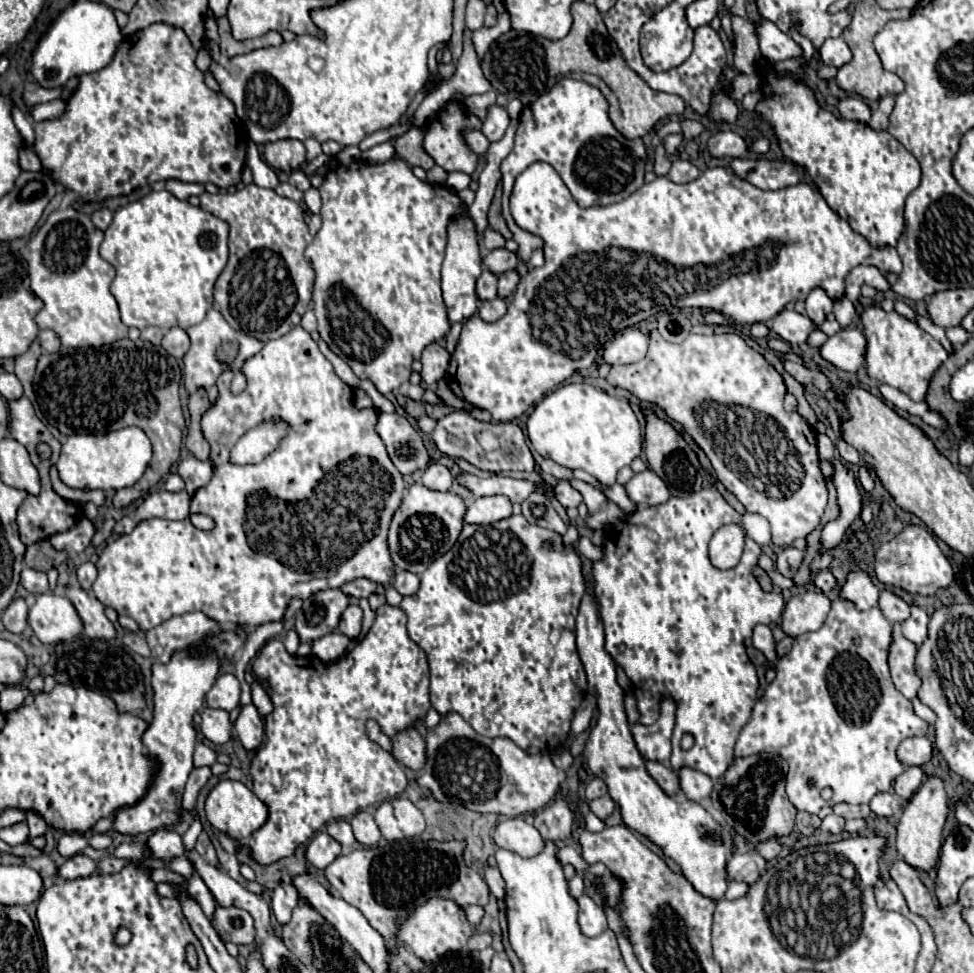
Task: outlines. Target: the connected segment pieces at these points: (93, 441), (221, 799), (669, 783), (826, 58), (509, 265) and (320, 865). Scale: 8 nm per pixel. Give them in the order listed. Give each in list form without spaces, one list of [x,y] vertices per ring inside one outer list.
[[[125,427],[107,435],[71,435],[67,437],[57,461],[59,477],[75,489],[123,489],[139,481],[151,461],[151,441],[139,427]]]
[[[223,779],[223,781],[215,783],[211,787],[211,791],[207,793],[205,815],[207,815],[207,821],[215,829],[231,835],[233,839],[239,839],[241,843],[245,843],[253,835],[253,831],[257,831],[267,821],[267,805],[253,791],[249,791],[243,783]]]
[[[647,761],[647,771],[659,783],[659,787],[663,787],[663,791],[667,791],[667,795],[675,795],[679,791],[677,771],[667,769],[665,765],[655,763],[655,761]]]
[[[835,37],[835,39],[827,39],[821,49],[821,59],[825,65],[831,65],[831,67],[841,67],[845,63],[851,61],[851,51],[847,47],[847,43],[841,39],[841,37]]]
[[[495,249],[495,251],[489,251],[483,259],[483,263],[487,265],[487,269],[495,275],[499,273],[505,273],[505,271],[511,271],[511,269],[517,269],[517,255],[507,251],[507,249]]]
[[[319,831],[305,849],[305,859],[315,869],[325,869],[327,863],[331,863],[335,857],[341,855],[341,845],[331,839],[325,831]]]

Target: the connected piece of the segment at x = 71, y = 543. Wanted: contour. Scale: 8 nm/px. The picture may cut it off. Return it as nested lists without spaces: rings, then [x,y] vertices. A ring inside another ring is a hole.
[[[83,517],[71,531],[63,531],[63,533],[57,533],[53,537],[49,537],[49,543],[57,549],[57,551],[75,551],[75,553],[81,553],[89,543],[91,543],[91,537],[95,535],[95,525]]]

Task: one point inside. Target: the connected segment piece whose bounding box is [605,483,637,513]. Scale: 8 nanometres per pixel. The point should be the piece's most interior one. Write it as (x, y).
(616, 493)

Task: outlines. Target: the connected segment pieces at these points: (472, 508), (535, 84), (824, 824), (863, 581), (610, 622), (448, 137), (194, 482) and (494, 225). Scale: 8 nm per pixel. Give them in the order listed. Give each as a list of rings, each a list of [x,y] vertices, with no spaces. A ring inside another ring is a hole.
[[[491,495],[491,497],[479,497],[469,505],[465,523],[477,523],[477,525],[489,525],[495,521],[501,521],[505,517],[511,517],[511,501],[505,495]]]
[[[575,1],[571,5],[571,15],[571,31],[559,41],[511,29],[491,43],[489,51],[481,59],[481,69],[499,95],[507,99],[515,97],[523,105],[531,105],[539,95],[543,95],[543,91],[549,91],[563,77],[585,81],[603,93],[609,103],[611,123],[627,139],[643,137],[659,119],[683,113],[685,101],[679,99],[679,95],[653,91],[635,71],[627,67],[627,63],[623,63],[623,57],[619,55],[615,41],[607,35],[603,17],[595,5]]]
[[[831,813],[827,815],[823,821],[821,821],[821,831],[829,831],[829,833],[841,833],[843,831],[843,825],[845,825],[845,819]]]
[[[857,569],[857,571],[849,571],[843,587],[839,589],[839,597],[851,601],[859,611],[867,611],[877,605],[879,589],[865,571]]]
[[[715,487],[701,489],[689,497],[671,497],[667,503],[635,511],[621,523],[621,527],[611,529],[605,541],[605,557],[593,565],[595,597],[605,627],[605,651],[633,683],[633,695],[641,713],[639,723],[655,723],[659,717],[659,699],[663,695],[675,699],[677,721],[671,737],[671,767],[697,769],[713,781],[727,771],[733,759],[735,739],[757,701],[759,677],[755,665],[745,653],[743,639],[751,637],[755,625],[775,623],[785,607],[783,595],[765,593],[753,575],[753,567],[763,553],[755,541],[745,541],[743,557],[733,569],[721,571],[711,565],[707,545],[713,531],[725,523],[739,523],[739,517],[741,515]],[[685,733],[695,739],[689,751],[681,749],[681,737]]]
[[[449,101],[439,111],[439,115],[431,123],[427,123],[427,135],[423,139],[423,147],[435,159],[435,163],[439,167],[443,167],[445,171],[449,171],[449,173],[451,171],[463,171],[463,173],[471,175],[477,167],[477,155],[463,141],[463,129],[479,129],[479,127],[481,127],[481,119],[471,115],[463,105]]]
[[[189,455],[187,459],[183,459],[179,463],[177,469],[179,469],[179,475],[185,481],[185,487],[187,487],[189,495],[193,495],[199,487],[207,485],[209,479],[213,477],[213,463],[211,463],[211,459],[201,461],[201,459]]]
[[[501,187],[495,189],[495,195],[493,195],[493,201],[491,201],[491,207],[489,207],[489,215],[487,215],[489,227],[491,227],[493,231],[501,233],[505,239],[511,239],[511,231],[507,229],[505,219],[501,217],[501,203],[499,203],[499,199],[501,199]]]

